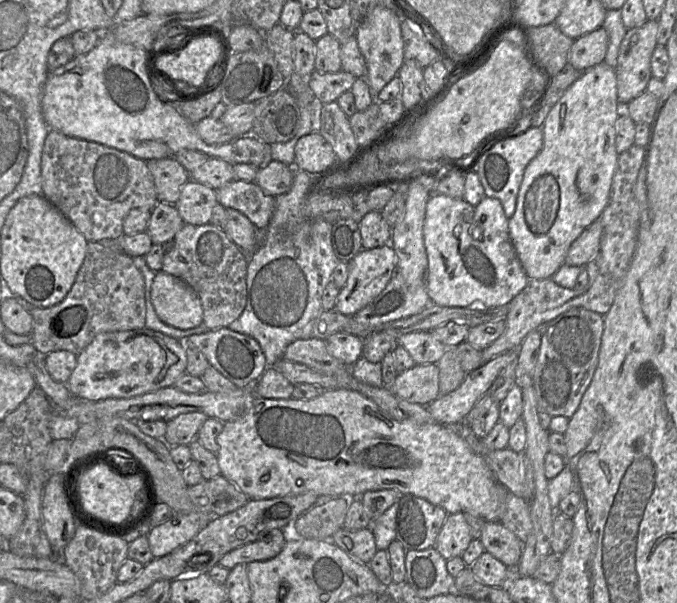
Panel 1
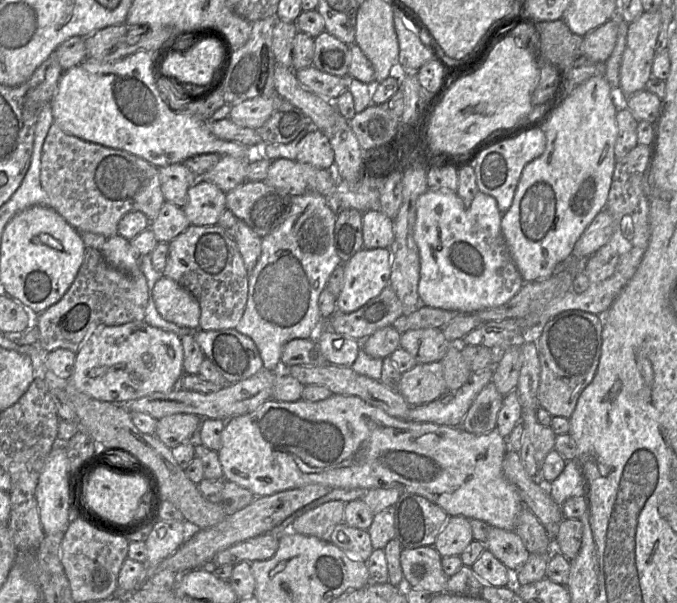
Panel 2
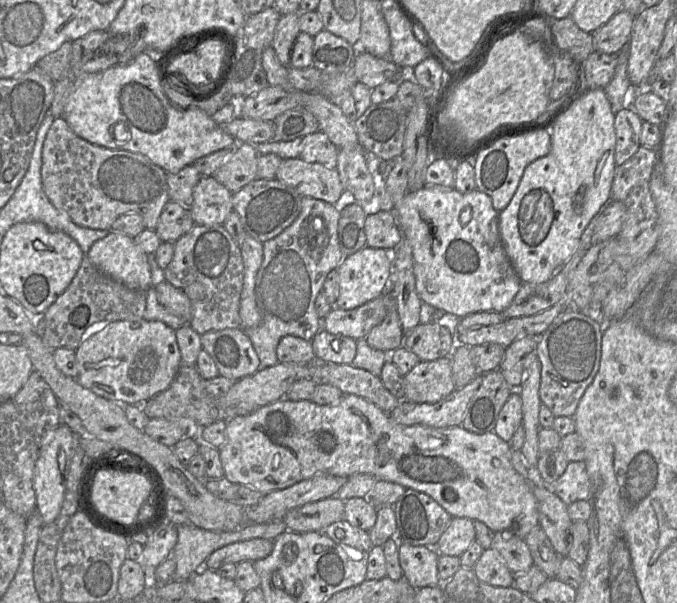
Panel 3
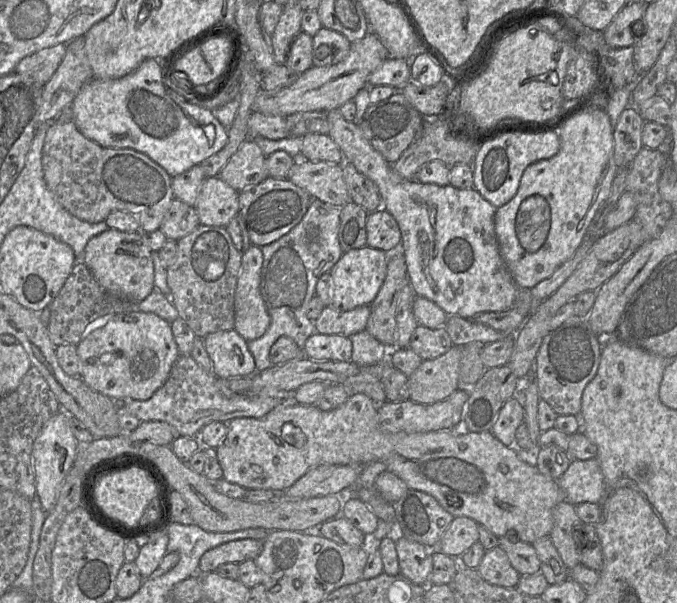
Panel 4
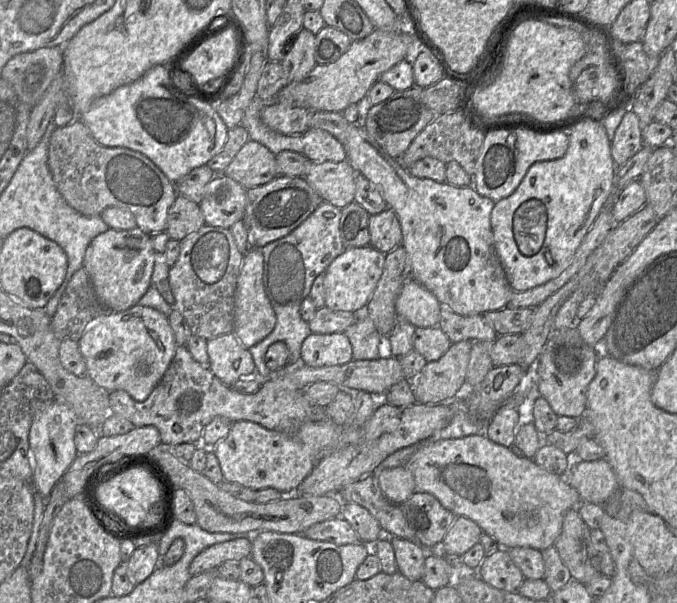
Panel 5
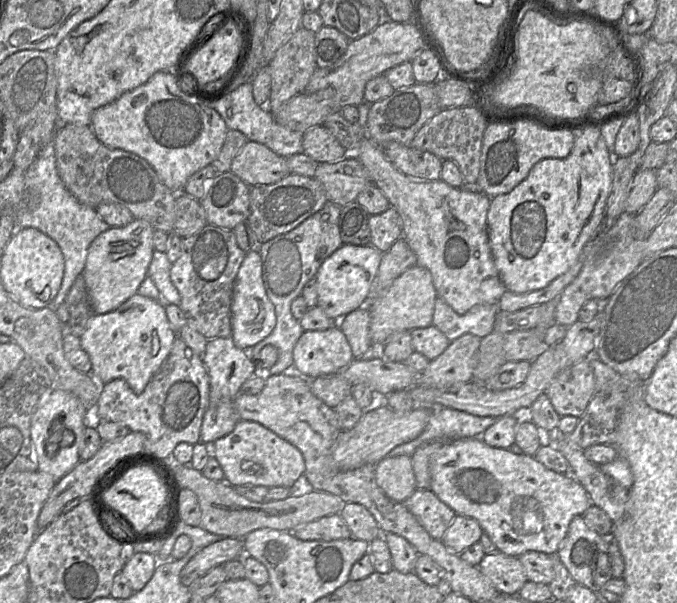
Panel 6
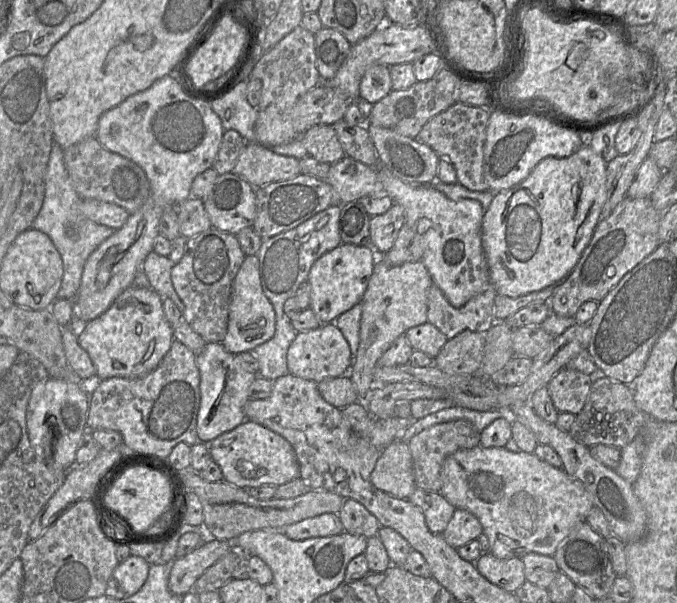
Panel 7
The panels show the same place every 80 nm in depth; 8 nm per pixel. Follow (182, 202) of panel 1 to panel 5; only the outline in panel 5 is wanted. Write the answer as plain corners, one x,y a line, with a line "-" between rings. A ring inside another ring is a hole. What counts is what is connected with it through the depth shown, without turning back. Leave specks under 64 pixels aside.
216,174
205,186
199,203
206,225
230,228
243,219
246,192
241,184
224,174

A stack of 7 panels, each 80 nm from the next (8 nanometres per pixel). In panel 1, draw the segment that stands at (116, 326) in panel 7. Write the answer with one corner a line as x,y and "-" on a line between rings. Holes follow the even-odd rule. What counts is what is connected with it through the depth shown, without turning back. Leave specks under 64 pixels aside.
145,328
103,332
77,355
77,365
67,387
75,397
99,401
129,399
161,388
172,387
186,373
184,343
163,333

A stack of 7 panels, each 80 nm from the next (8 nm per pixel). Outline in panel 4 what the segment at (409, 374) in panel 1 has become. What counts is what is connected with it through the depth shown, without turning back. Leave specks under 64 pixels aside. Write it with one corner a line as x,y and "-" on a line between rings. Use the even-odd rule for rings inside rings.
453,345
445,354
432,360
423,360
408,377
410,400
418,404
434,404
460,389
461,356
461,347

